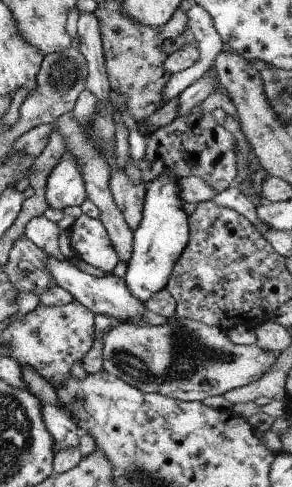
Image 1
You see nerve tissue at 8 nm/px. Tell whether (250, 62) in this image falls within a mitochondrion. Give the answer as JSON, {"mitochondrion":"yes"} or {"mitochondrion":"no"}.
{"mitochondrion":"no"}

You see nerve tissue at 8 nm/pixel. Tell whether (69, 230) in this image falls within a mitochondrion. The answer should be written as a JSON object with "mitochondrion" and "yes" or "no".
{"mitochondrion":"no"}

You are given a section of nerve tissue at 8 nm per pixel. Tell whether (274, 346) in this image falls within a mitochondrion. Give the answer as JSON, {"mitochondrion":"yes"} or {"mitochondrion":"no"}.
{"mitochondrion":"no"}

